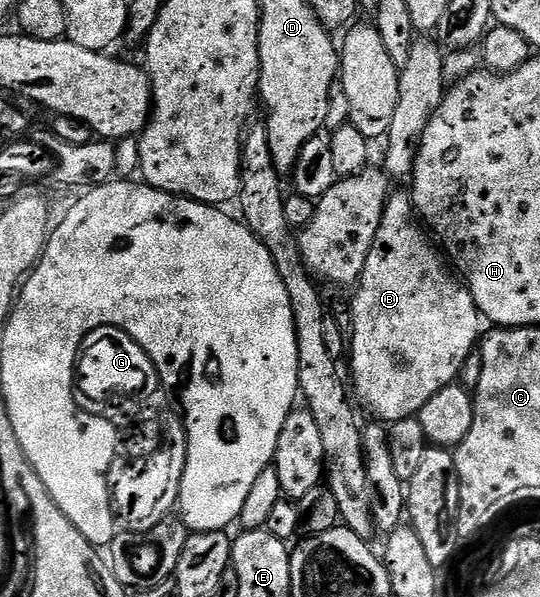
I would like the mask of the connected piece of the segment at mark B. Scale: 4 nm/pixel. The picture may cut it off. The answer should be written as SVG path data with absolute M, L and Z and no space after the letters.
M395 190L391 194L390 200L386 203L386 212L380 221L380 229L376 229L376 241L372 241L372 249L368 253L368 261L364 261L364 273L362 274L362 278L358 280L356 290L353 292L353 294L355 293L354 308L350 311L350 319L354 322L354 336L351 334L348 339L348 360L350 359L351 371L349 371L349 374L352 376L352 391L356 396L357 402L359 404L362 402L374 414L371 416L375 420L381 421L386 425L395 423L401 419L415 418L420 408L428 401L432 401L432 397L436 397L436 393L440 393L440 389L444 389L447 385L457 380L464 361L474 352L480 343L480 331L478 335L480 316L478 314L478 307L474 304L474 298L470 296L470 288L455 278L451 268L448 266L447 260L440 254L439 248L435 244L434 248L426 240L425 234L427 235L427 232L424 230L423 224L416 218L411 192L409 190Z

